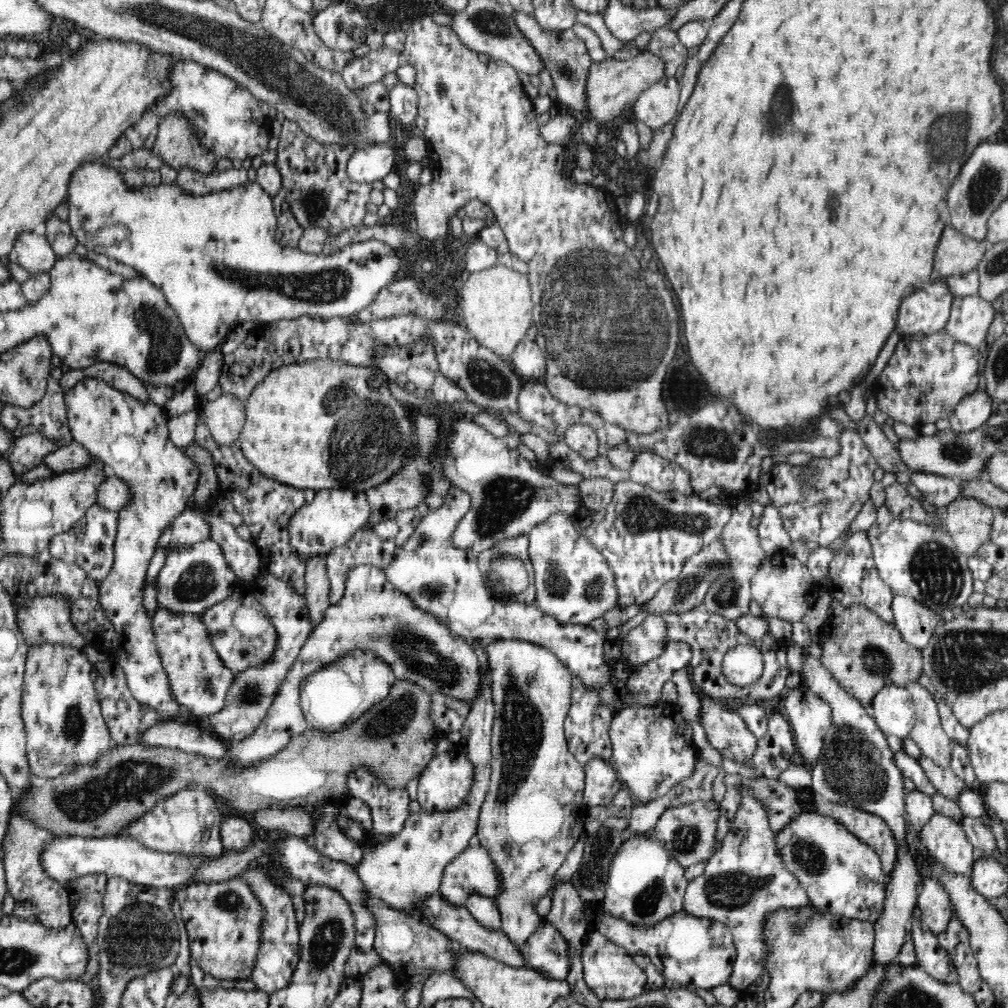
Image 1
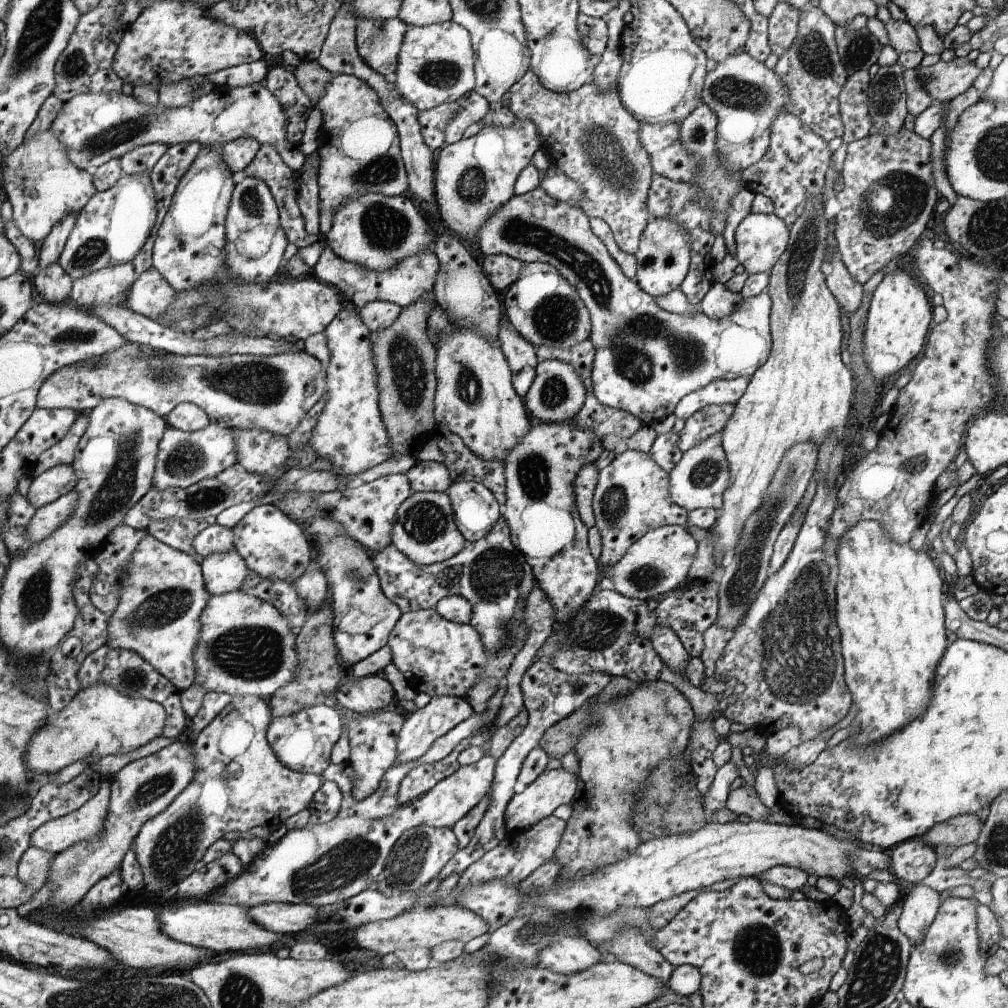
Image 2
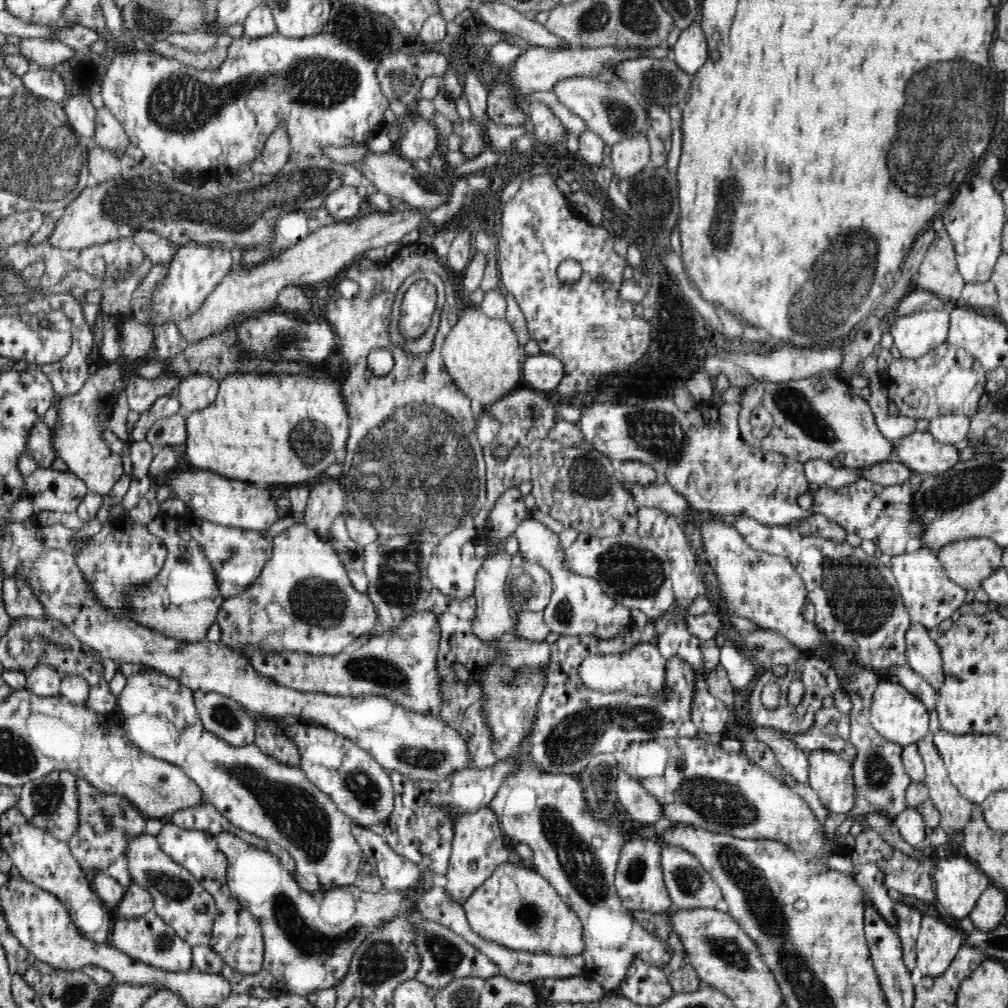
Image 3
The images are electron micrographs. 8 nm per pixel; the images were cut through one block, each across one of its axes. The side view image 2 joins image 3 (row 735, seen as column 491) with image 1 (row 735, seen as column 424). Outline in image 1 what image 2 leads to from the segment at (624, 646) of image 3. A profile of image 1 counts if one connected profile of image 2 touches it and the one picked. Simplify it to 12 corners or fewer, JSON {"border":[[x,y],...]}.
{"border":[[575,679],[564,728],[569,752],[583,767],[610,762],[616,713]]}

